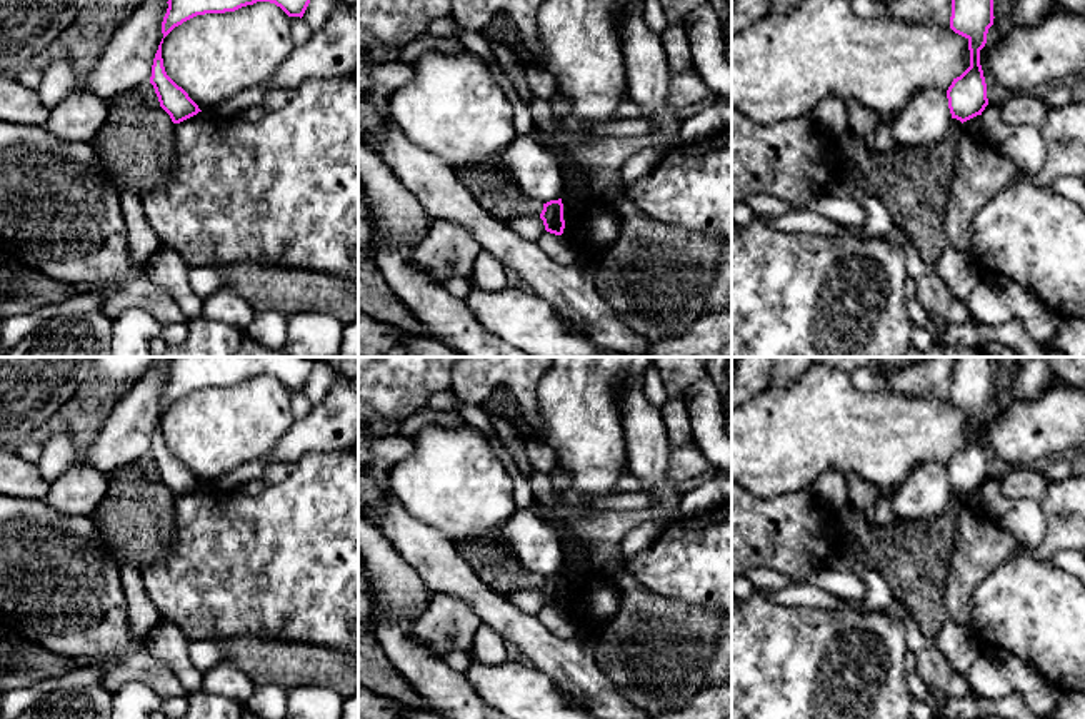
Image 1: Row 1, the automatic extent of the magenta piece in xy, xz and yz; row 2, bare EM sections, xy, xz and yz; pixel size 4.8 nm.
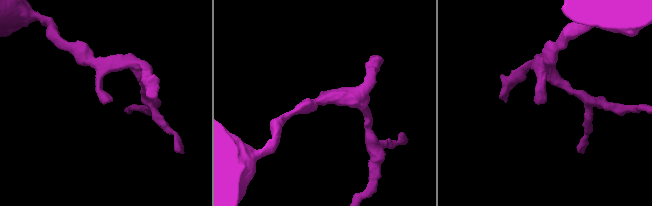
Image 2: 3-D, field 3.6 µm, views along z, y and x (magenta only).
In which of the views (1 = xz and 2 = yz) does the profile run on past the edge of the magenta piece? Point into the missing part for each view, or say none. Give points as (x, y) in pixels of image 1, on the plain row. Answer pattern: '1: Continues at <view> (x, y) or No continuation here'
1: No continuation here
2: No continuation here

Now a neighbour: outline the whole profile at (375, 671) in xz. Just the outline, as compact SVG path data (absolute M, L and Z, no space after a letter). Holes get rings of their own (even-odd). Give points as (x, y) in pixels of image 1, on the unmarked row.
M372 632L358 634L358 684L398 704L428 709L427 701L402 677Z

